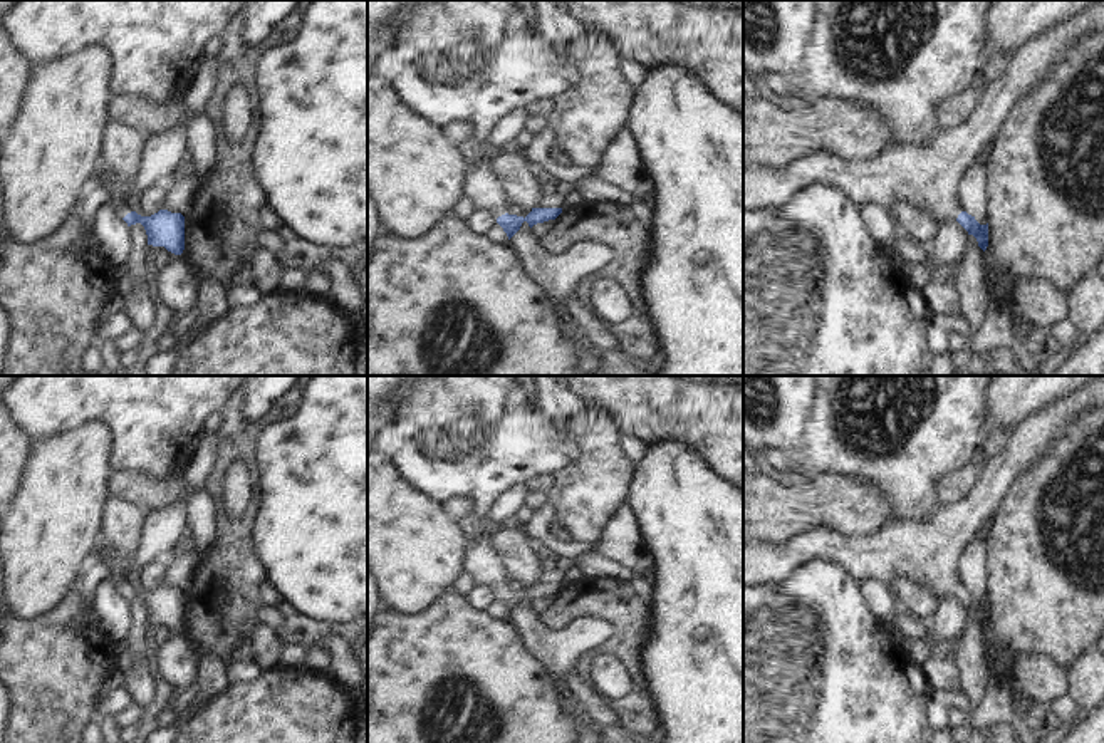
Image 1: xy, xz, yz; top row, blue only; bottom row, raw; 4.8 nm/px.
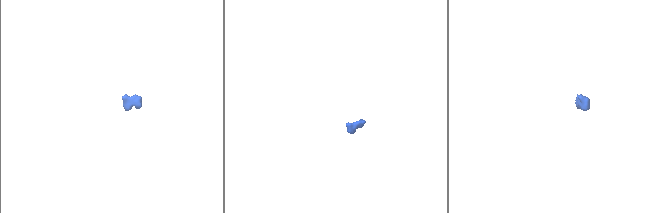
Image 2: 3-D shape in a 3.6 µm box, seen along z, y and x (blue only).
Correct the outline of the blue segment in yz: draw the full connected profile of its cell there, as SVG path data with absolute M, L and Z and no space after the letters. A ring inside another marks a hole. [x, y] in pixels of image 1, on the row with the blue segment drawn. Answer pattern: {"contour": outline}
{"contour": "M1104 0L1091 3L1070 18L1027 39L1013 54L1005 72L997 81L982 84L983 96L971 116L960 126L941 129L928 144L888 144L869 159L842 159L829 153L812 153L782 169L755 164L743 166L743 210L779 206L810 183L825 183L842 190L856 203L872 200L891 210L903 198L924 208L938 225L956 220L968 235L976 238L978 247L985 252L988 247L988 223L980 225L975 216L961 210L958 181L985 144L1000 132L1013 102L1037 86L1042 75L1060 60L1067 47L1089 30L1104 30Z"}

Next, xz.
{"contour": "M487 143L470 153L471 166L463 183L463 196L468 198L476 210L490 211L508 240L520 230L523 221L532 228L537 223L555 220L562 213L562 208L532 208L525 218L507 213L510 203L503 193L503 186L488 168L490 156L495 153L497 149Z"}

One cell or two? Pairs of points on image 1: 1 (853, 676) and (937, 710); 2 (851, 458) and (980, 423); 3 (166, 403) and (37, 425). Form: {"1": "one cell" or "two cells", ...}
{"1": "two cells", "2": "one cell", "3": "one cell"}

